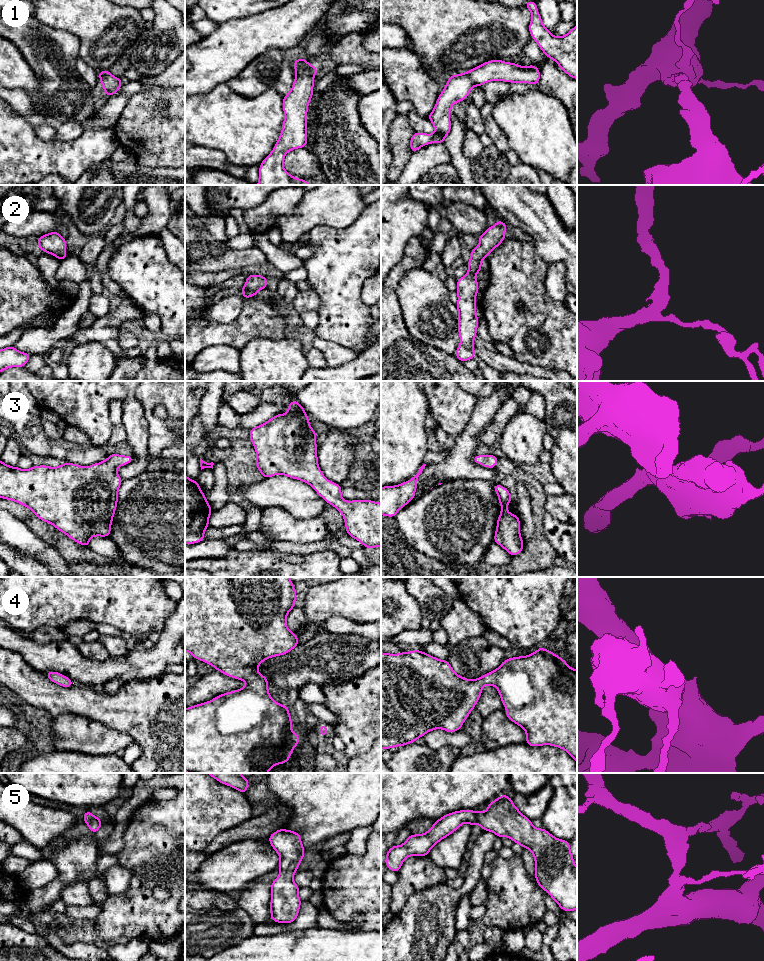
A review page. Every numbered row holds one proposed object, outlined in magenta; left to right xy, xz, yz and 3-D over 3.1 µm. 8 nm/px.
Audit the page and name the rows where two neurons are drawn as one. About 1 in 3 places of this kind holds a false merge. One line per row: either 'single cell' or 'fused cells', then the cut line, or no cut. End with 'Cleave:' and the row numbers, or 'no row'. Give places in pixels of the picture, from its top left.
1: single cell; no cut
2: single cell; no cut
3: single cell; no cut
4: single cell; no cut
5: single cell; no cut
Cleave: no row

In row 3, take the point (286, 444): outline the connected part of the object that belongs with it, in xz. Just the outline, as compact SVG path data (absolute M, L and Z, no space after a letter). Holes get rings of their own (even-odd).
M297 400L288 404L286 414L277 414L267 422L249 429L257 459L256 468L263 478L282 474L303 481L312 486L317 494L340 511L344 520L347 535L364 545L364 548L381 546L381 503L371 500L345 501L341 497L339 484L325 478L318 466L316 434L309 424L308 416Z

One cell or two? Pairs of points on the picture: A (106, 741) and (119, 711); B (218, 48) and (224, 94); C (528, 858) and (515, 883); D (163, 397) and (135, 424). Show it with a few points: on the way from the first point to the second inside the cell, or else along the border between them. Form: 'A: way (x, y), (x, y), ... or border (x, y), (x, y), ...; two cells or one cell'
A: border (90, 718), (111, 728), (126, 732), (132, 738); two cells
B: border (225, 82), (215, 85), (202, 94); two cells
C: border (520, 855), (526, 871), (535, 882); two cells
D: border (135, 395), (143, 409), (148, 438); two cells

